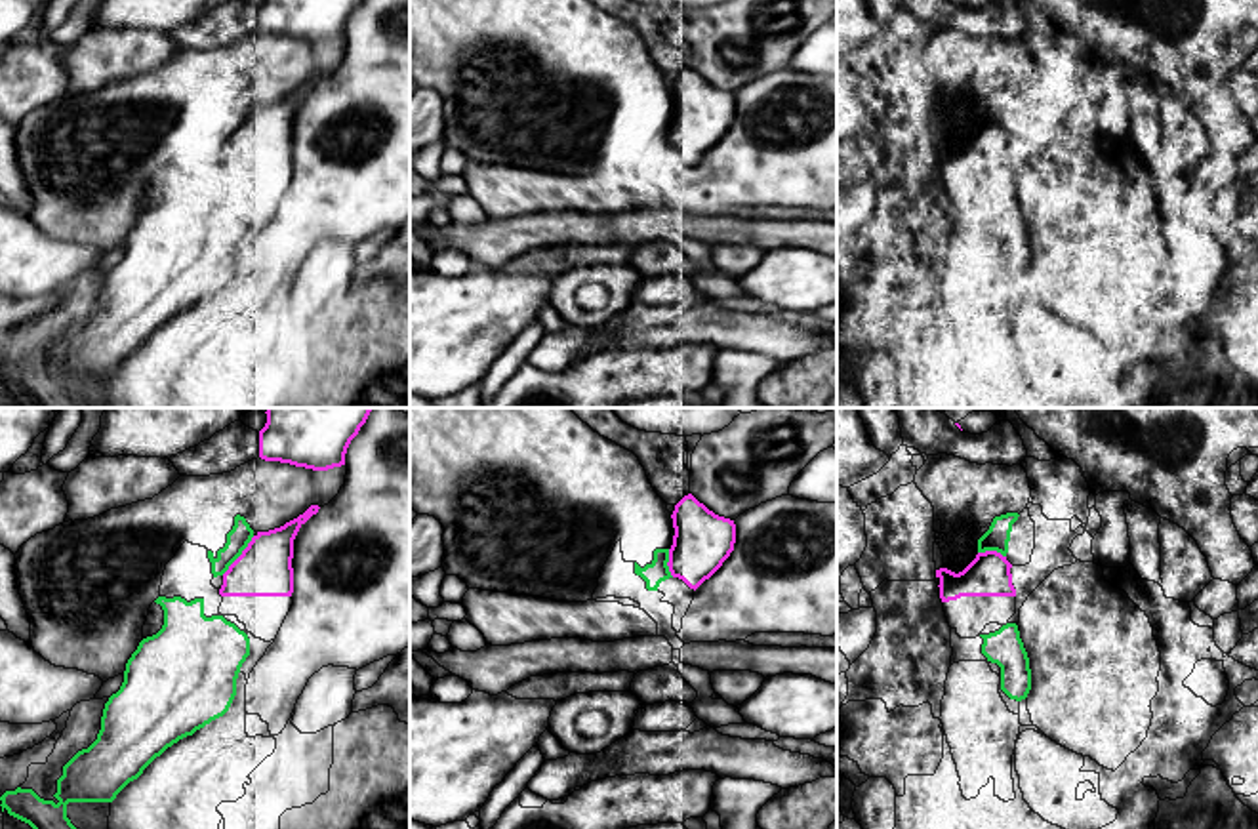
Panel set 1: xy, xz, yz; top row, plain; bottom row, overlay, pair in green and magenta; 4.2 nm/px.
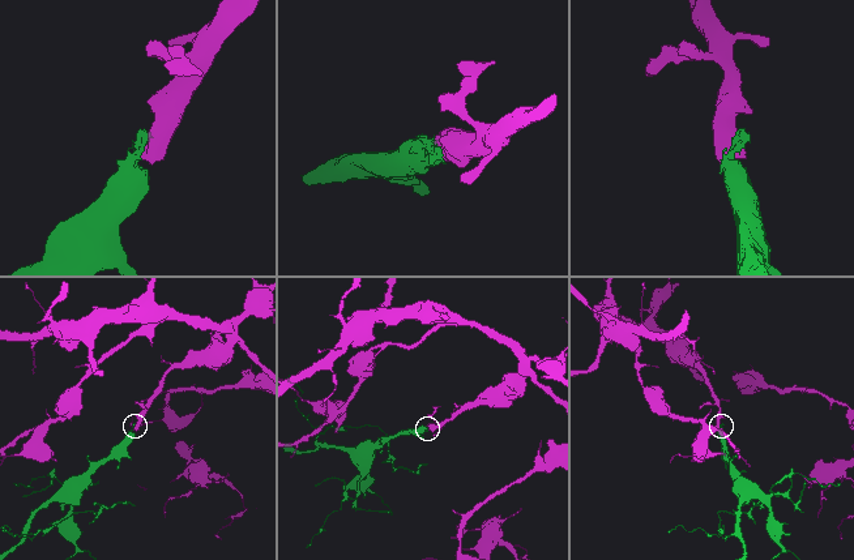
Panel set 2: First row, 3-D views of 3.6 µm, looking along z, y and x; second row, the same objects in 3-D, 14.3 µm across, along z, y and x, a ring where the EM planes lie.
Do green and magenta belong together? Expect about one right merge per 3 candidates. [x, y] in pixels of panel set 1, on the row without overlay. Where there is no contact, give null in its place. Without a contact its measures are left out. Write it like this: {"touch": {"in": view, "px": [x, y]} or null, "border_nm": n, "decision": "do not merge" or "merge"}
{"touch": {"in": "xy", "px": [241, 126]}, "border_nm": 220, "decision": "merge"}

